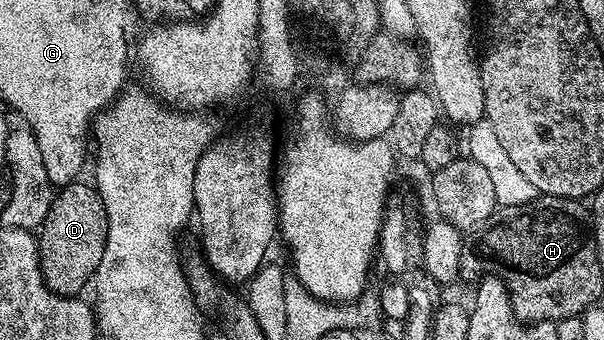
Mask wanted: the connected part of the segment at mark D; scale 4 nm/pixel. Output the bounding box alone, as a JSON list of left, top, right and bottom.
[37,181,107,295]

